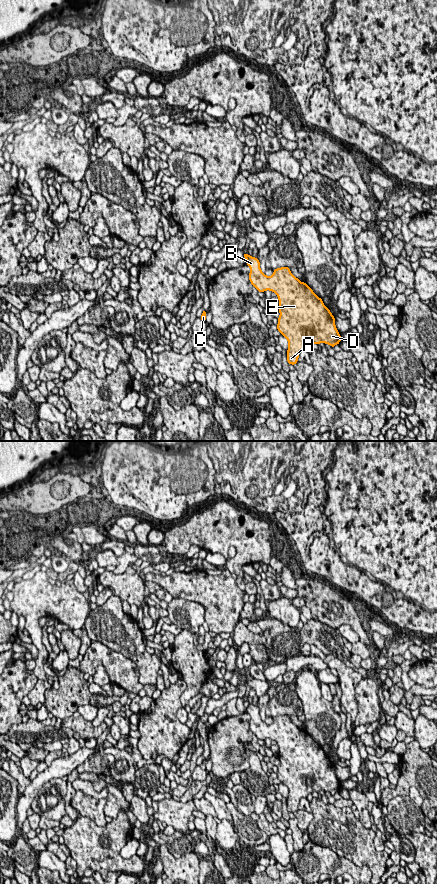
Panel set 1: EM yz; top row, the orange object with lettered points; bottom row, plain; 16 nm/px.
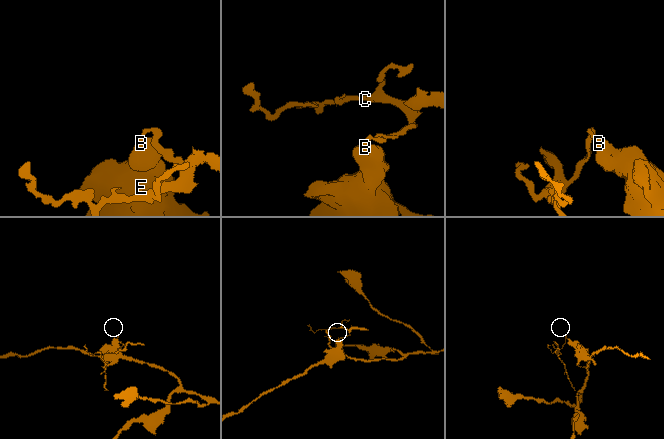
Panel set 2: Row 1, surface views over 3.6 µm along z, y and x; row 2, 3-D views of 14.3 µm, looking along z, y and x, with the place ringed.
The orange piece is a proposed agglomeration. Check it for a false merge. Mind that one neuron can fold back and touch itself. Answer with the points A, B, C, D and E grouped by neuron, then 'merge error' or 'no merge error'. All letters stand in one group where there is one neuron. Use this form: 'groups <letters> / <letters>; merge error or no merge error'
groups A B D E / C; merge error

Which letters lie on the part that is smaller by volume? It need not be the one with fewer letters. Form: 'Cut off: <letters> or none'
Cut off: C

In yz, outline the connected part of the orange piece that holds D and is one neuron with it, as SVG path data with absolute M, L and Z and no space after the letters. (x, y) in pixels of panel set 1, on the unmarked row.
M249 704L246 711L250 715L249 728L258 740L270 738L279 747L279 760L277 778L288 788L287 810L295 813L298 810L301 798L307 798L313 791L324 790L334 796L341 789L340 781L335 774L335 765L324 753L313 738L304 730L301 730L290 719L289 715L277 716L268 725L261 719L258 706Z

